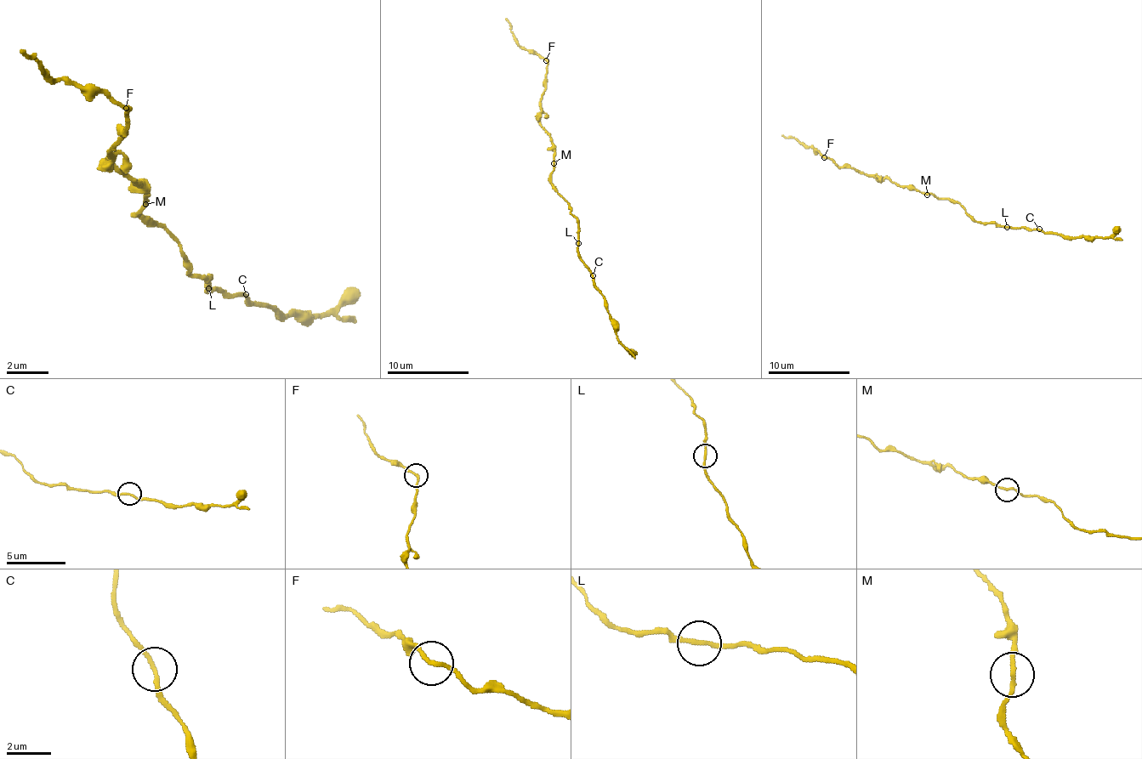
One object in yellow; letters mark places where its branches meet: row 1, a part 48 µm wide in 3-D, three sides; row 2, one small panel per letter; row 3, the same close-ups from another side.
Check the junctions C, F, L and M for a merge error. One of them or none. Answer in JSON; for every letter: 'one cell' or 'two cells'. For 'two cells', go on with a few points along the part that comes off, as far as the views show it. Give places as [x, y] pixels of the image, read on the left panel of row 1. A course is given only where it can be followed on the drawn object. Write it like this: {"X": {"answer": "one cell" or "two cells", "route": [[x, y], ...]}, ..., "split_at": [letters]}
{"C": {"answer": "one cell"}, "F": {"answer": "one cell"}, "L": {"answer": "one cell"}, "M": {"answer": "one cell"}, "split_at": []}

